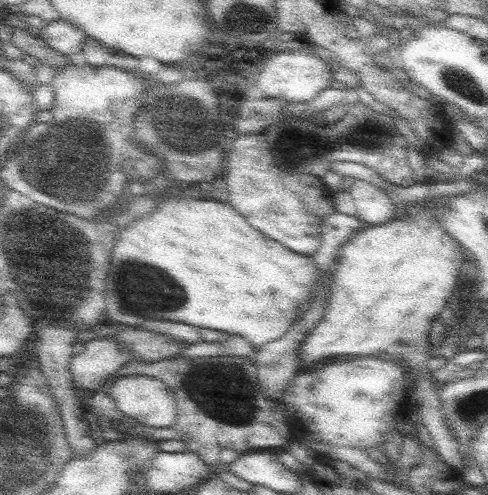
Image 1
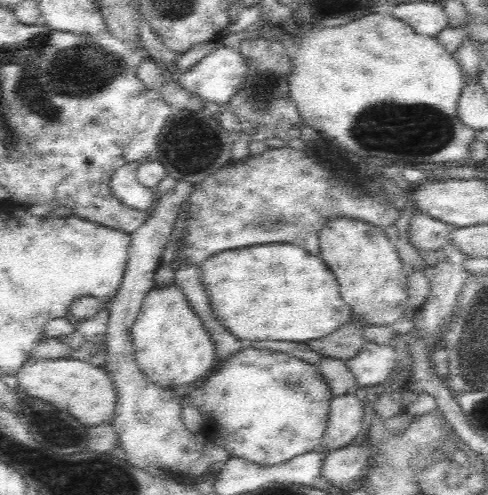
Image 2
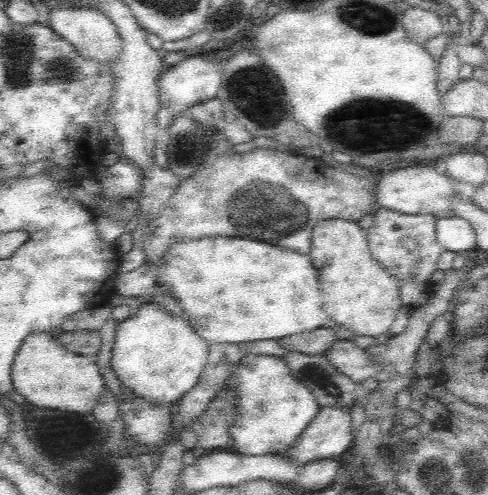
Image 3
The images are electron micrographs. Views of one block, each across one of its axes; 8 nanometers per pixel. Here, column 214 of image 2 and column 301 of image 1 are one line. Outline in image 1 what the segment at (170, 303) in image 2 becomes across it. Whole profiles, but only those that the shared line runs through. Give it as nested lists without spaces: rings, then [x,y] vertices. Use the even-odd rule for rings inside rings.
[[[421,208],[411,218],[399,210],[399,216],[393,220],[379,224],[379,226],[363,226],[365,230],[353,236],[339,252],[339,258],[333,266],[331,274],[331,296],[329,304],[325,308],[323,320],[305,336],[299,348],[301,358],[301,370],[319,368],[325,362],[331,362],[333,358],[345,358],[345,356],[375,356],[387,354],[381,358],[397,360],[407,366],[409,372],[413,372],[413,384],[417,390],[417,406],[415,412],[419,416],[419,424],[427,428],[429,436],[433,438],[433,448],[443,458],[447,466],[451,466],[455,472],[461,474],[463,468],[463,452],[459,450],[459,442],[447,424],[445,412],[443,412],[443,388],[435,384],[433,374],[429,372],[429,358],[435,356],[431,344],[429,344],[429,328],[431,322],[439,318],[443,306],[449,302],[453,288],[459,280],[459,270],[465,264],[465,254],[461,242],[453,240],[443,232],[441,224],[437,222],[437,210],[435,208]]]

